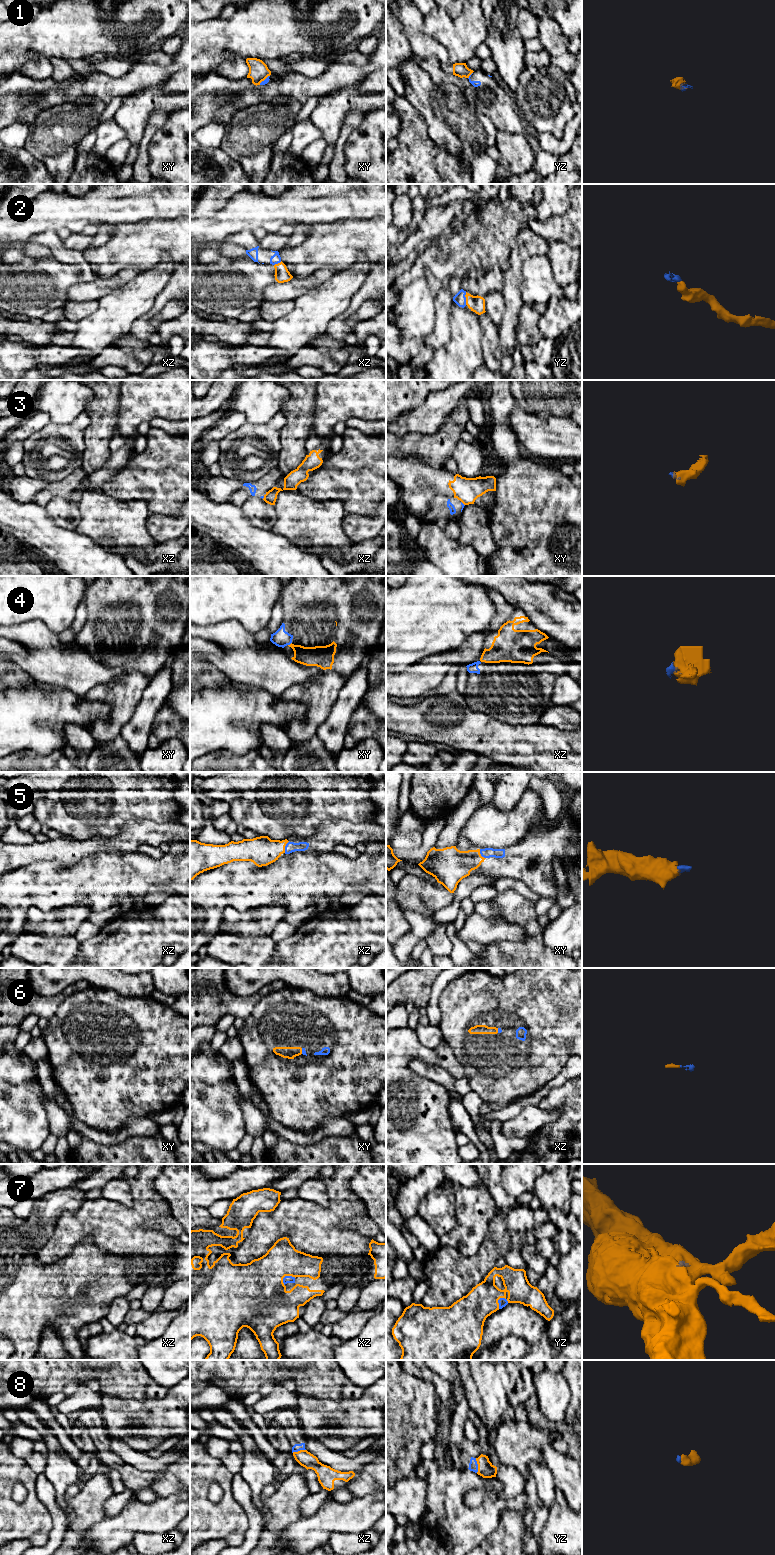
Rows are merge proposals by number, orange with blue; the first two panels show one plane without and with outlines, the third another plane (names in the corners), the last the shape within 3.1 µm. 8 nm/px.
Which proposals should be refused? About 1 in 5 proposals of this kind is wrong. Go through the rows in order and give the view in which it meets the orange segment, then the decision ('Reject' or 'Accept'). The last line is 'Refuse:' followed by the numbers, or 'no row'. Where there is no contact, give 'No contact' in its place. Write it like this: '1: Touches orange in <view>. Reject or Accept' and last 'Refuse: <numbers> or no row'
1: Touches orange in yz. Reject
2: Touches orange in yz. Accept
3: Touches orange in xy. Reject
4: Touches orange in xy. Accept
5: Touches orange in xz. Accept
6: Touches orange in xy. Accept
7: Touches orange in yz. Accept
8: Touches orange in yz. Accept
Refuse: 1, 3

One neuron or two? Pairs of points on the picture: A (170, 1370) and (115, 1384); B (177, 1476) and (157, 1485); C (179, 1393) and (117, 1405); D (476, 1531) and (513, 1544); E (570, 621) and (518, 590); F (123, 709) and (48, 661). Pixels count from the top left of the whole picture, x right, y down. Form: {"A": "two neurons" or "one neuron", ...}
{"A": "two neurons", "B": "one neuron", "C": "one neuron", "D": "two neurons", "E": "one neuron", "F": "two neurons"}

